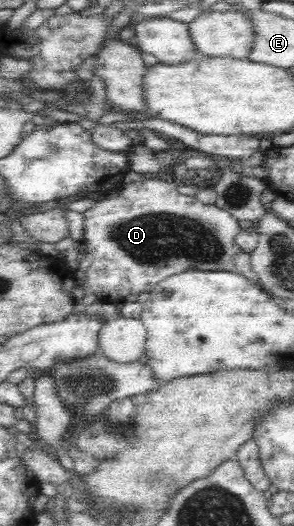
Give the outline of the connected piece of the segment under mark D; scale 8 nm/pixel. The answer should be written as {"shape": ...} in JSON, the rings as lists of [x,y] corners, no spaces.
{"shape":[[[145,179],[122,187],[123,191],[112,199],[101,199],[84,213],[84,258],[79,270],[83,271],[84,286],[97,296],[97,302],[116,304],[127,295],[151,293],[159,281],[184,271],[231,271],[258,283],[251,269],[250,253],[241,250],[235,239],[242,231],[239,223],[227,211],[216,205],[204,205],[195,196],[179,195],[174,182]]]}

